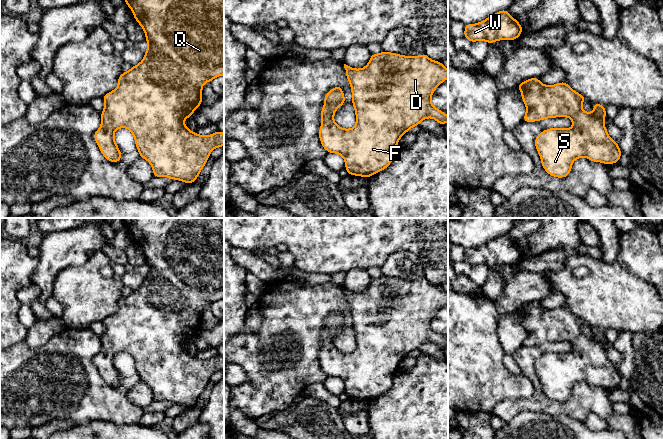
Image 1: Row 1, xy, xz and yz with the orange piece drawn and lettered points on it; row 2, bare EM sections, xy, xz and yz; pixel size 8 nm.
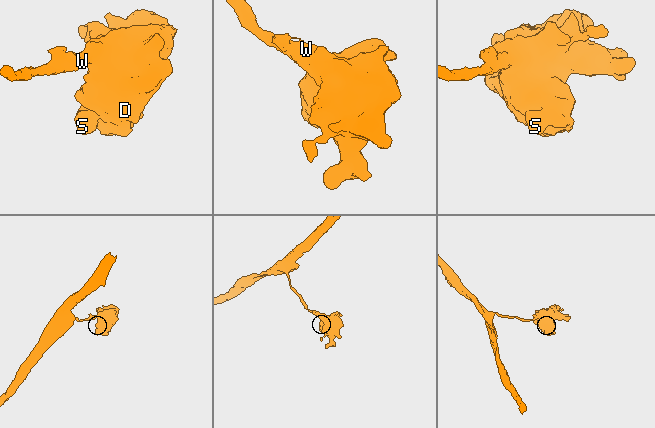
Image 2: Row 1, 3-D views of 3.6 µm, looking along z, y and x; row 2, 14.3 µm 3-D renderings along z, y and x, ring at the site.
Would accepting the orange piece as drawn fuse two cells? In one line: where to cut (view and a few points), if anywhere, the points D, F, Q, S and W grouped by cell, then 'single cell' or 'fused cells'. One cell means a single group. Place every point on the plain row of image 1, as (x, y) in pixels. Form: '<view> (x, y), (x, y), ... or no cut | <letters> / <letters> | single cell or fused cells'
no cut | D F Q S W | single cell

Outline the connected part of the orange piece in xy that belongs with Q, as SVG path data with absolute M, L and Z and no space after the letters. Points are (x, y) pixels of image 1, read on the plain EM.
M123 218L125 228L132 234L134 243L140 248L146 259L149 270L146 273L143 284L118 301L118 310L115 314L103 320L104 333L101 336L101 350L93 361L99 370L100 376L110 386L120 385L122 378L115 366L114 356L119 352L129 353L135 363L135 368L140 382L146 383L152 390L154 401L168 401L173 404L181 404L186 408L193 407L200 399L200 395L206 389L207 383L213 373L224 370L224 357L215 356L202 360L191 356L182 345L192 340L197 331L202 328L202 312L205 306L211 306L216 301L224 299L224 218Z

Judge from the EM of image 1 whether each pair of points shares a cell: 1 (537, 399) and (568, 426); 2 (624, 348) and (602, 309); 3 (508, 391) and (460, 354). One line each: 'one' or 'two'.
1: two
2: two
3: one

